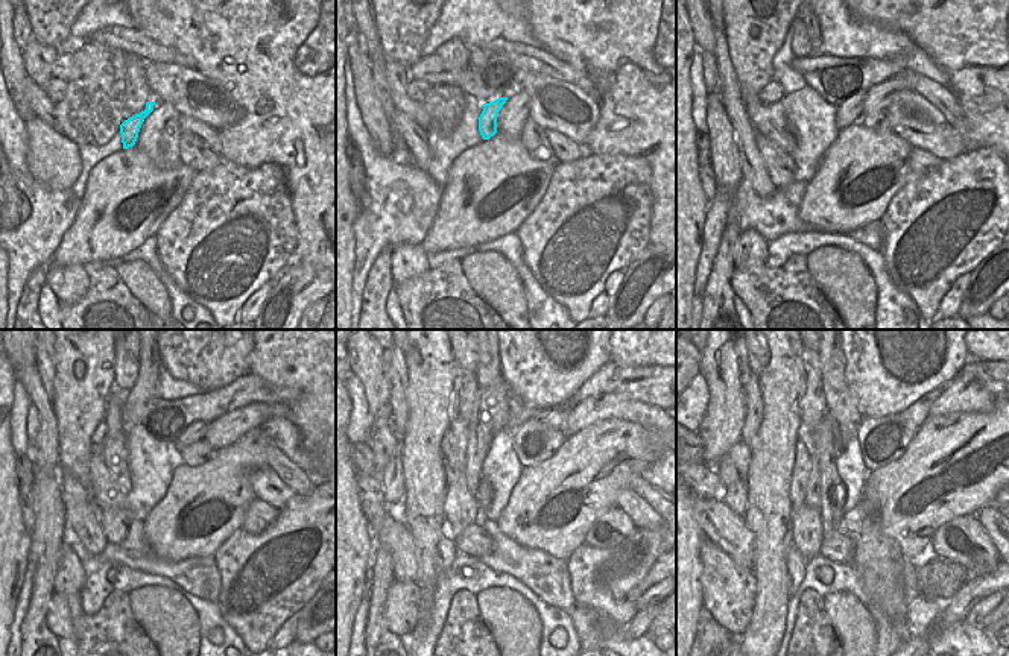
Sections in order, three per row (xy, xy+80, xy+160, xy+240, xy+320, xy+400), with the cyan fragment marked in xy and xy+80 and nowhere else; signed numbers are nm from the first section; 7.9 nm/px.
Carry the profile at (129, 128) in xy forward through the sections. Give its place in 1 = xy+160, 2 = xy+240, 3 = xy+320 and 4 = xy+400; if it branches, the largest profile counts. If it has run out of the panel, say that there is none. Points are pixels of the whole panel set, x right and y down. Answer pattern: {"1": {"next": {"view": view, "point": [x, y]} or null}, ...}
{"1": {"next": {"view": "xy+160", "point": [848, 113]}}, "2": {"next": {"view": "xy+240", "point": [195, 432]}}, "3": {"next": {"view": "xy+320", "point": [556, 416]}}, "4": {"next": {"view": "xy+400", "point": [918, 412]}}}

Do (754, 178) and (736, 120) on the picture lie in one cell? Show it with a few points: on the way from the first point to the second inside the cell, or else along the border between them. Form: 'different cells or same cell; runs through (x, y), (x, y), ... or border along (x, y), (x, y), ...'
same cell; runs through (752, 164), (743, 134)

